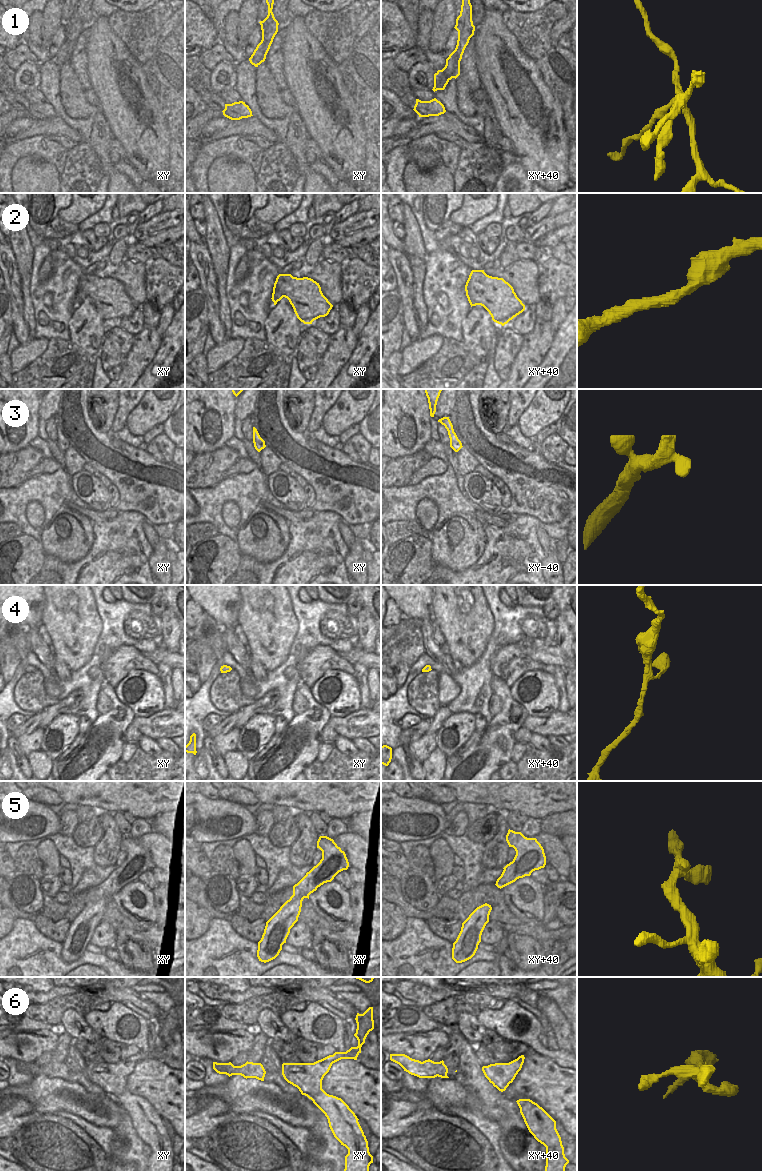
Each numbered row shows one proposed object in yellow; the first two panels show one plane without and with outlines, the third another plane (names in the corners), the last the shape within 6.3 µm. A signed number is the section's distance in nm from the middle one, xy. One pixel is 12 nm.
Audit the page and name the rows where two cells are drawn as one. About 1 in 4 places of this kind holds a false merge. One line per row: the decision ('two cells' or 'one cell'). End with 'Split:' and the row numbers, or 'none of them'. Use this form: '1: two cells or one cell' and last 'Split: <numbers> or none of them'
1: two cells
2: one cell
3: one cell
4: one cell
5: one cell
6: one cell
Split: 1

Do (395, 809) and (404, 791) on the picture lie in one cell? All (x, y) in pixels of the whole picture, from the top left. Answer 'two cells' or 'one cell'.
two cells

